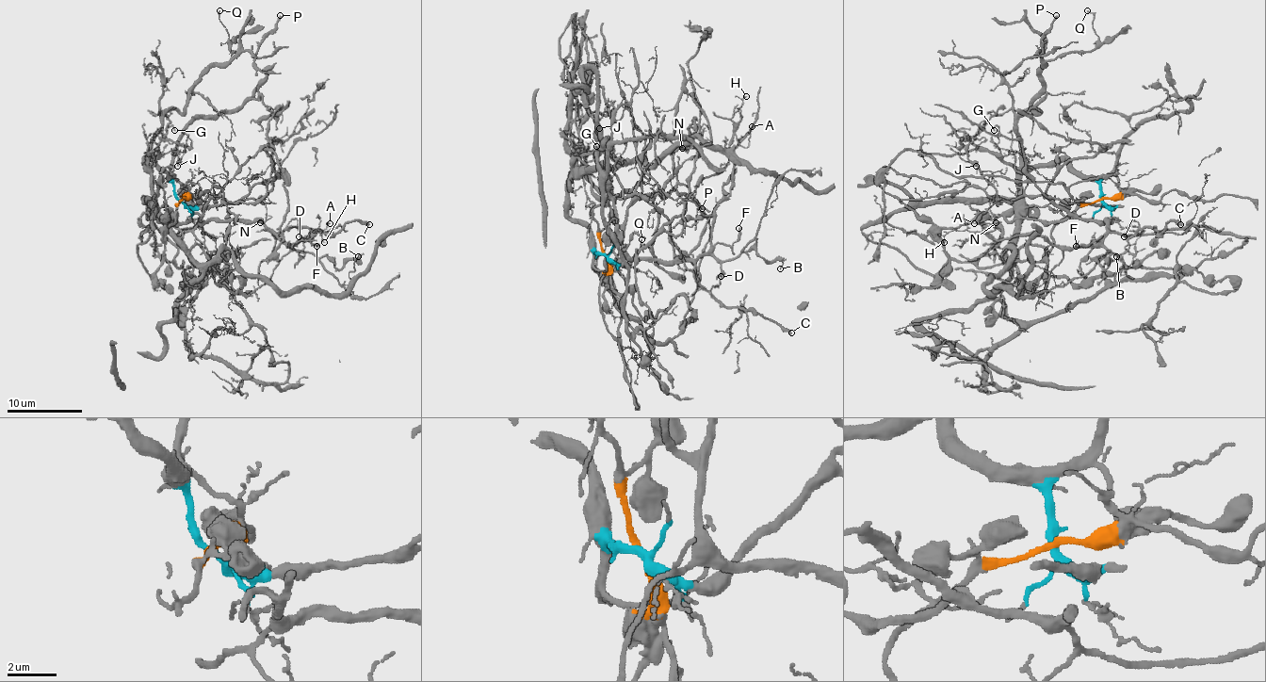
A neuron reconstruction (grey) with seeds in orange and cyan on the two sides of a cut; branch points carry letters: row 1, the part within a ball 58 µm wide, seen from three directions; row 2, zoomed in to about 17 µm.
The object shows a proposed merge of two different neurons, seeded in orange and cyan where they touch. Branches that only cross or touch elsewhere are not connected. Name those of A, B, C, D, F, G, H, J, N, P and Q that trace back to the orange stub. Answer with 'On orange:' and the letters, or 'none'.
On orange: A, B, C, D, F, H, N

